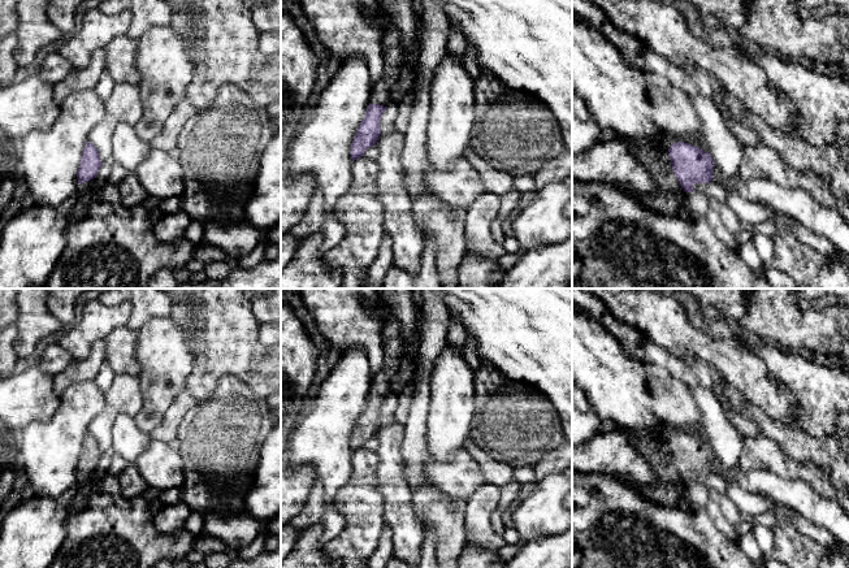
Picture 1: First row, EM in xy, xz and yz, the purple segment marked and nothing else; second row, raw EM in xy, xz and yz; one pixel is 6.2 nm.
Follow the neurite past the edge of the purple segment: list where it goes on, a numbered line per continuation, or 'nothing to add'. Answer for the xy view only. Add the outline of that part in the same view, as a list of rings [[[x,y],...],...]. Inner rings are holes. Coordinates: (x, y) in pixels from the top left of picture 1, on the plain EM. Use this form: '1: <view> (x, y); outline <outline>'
1: xy (85, 482); outline [[[96,469],[86,474],[78,474],[77,486],[74,489],[75,490],[74,497],[70,503],[70,513],[81,512],[86,507],[96,478],[98,478]]]

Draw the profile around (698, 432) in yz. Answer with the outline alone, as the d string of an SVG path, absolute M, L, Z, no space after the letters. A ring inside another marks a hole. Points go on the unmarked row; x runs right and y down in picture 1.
M699 422L694 426L683 428L680 432L709 443L709 439L703 428L703 422Z

